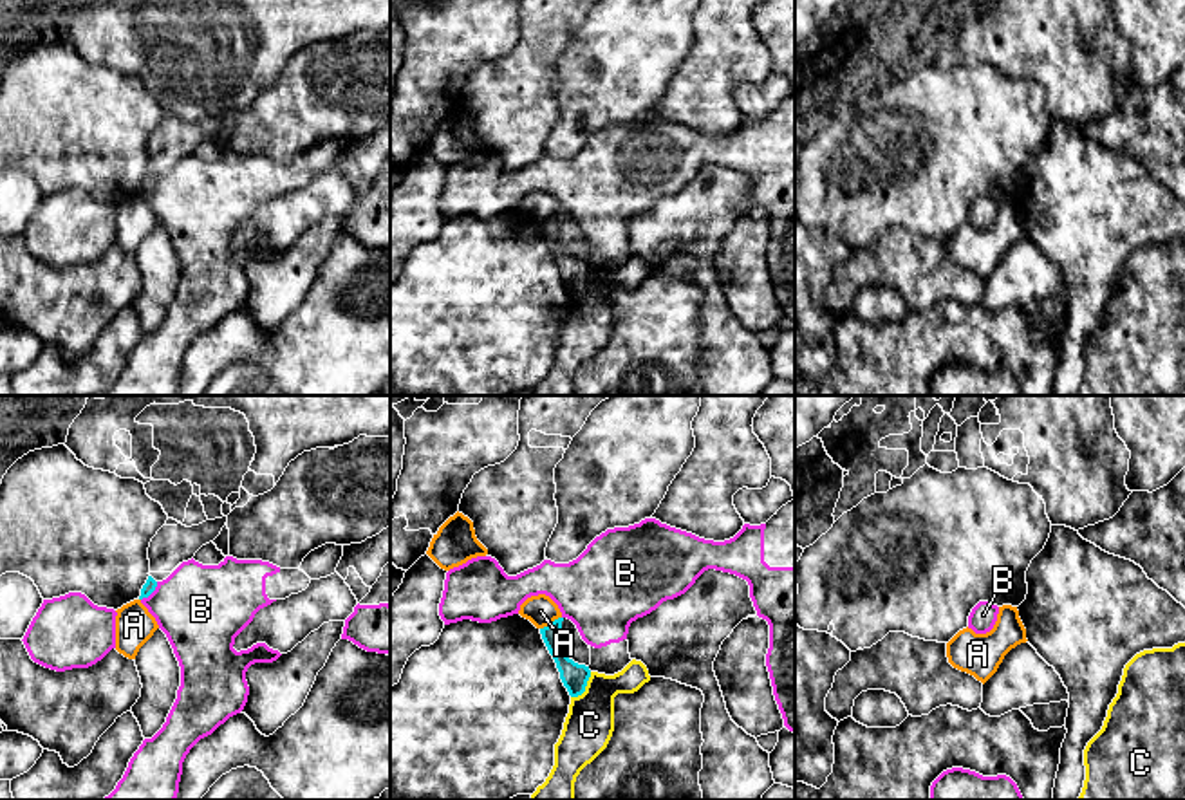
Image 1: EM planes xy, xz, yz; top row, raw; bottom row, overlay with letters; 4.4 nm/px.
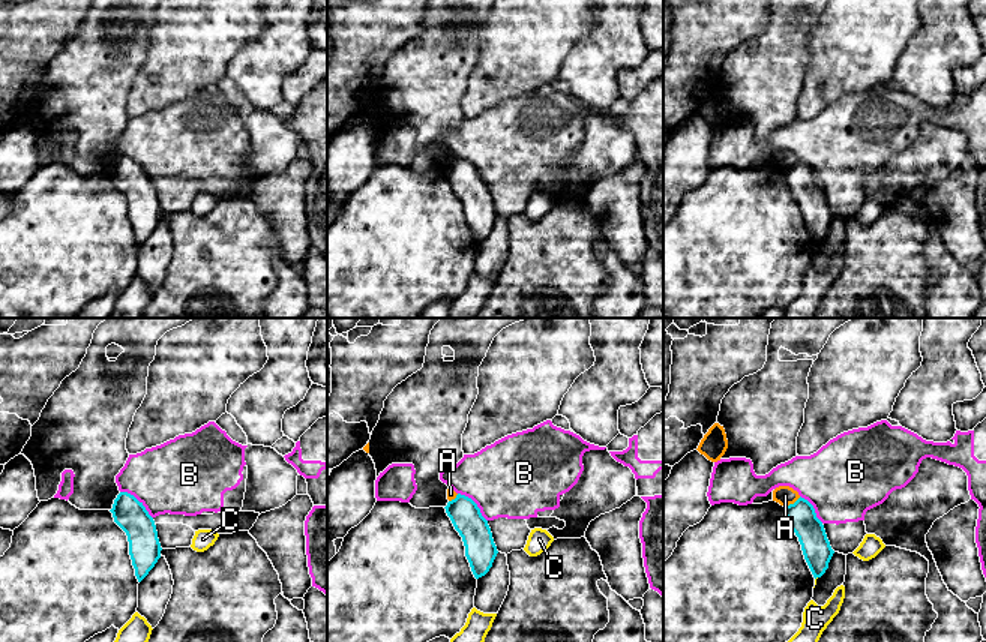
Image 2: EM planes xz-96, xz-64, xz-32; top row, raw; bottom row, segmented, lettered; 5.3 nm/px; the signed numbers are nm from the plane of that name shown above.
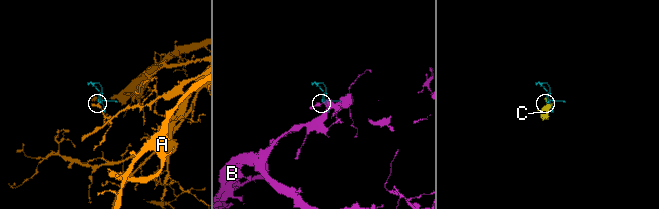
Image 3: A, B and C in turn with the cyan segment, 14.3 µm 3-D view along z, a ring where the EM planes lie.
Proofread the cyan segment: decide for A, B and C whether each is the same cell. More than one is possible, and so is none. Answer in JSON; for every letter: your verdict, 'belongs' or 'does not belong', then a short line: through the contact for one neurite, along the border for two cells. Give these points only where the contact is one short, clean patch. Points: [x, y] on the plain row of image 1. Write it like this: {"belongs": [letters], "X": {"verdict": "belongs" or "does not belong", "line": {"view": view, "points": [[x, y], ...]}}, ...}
{"belongs": [], "A": {"verdict": "does not belong", "line": {"view": "xz", "points": [[560, 212], [541, 224]]}}, "B": {"verdict": "does not belong", "line": {"view": "xy", "points": [[158, 177], [141, 195]]}}, "C": {"verdict": "does not belong"}}

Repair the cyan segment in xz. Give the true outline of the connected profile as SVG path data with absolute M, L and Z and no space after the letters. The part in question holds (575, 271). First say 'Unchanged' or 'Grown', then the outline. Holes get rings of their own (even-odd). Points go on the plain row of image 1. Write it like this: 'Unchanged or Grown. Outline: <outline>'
Unchanged. Outline: M564 213L555 215L551 220L540 224L540 229L542 229L542 235L549 246L549 249L553 251L553 255L556 258L560 274L562 274L564 282L567 284L569 291L578 293L585 287L587 276L591 273L591 265L585 260L574 258L558 244L562 217L564 217Z

